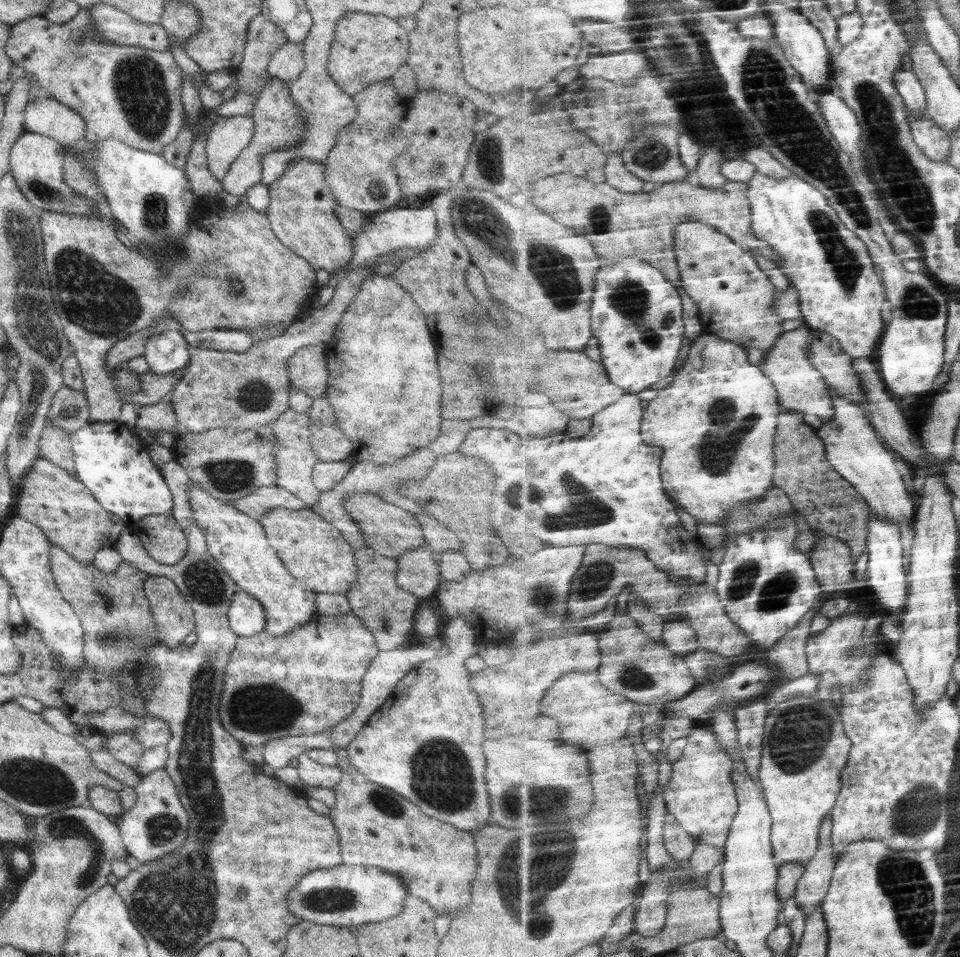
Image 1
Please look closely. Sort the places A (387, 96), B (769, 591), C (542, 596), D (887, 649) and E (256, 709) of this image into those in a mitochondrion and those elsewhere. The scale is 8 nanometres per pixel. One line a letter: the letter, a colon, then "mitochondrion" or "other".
A: other
B: mitochondrion
C: mitochondrion
D: other
E: mitochondrion

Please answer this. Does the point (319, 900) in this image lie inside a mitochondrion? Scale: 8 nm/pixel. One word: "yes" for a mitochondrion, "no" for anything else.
yes

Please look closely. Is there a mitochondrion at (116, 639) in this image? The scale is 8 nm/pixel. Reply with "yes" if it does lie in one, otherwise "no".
yes

